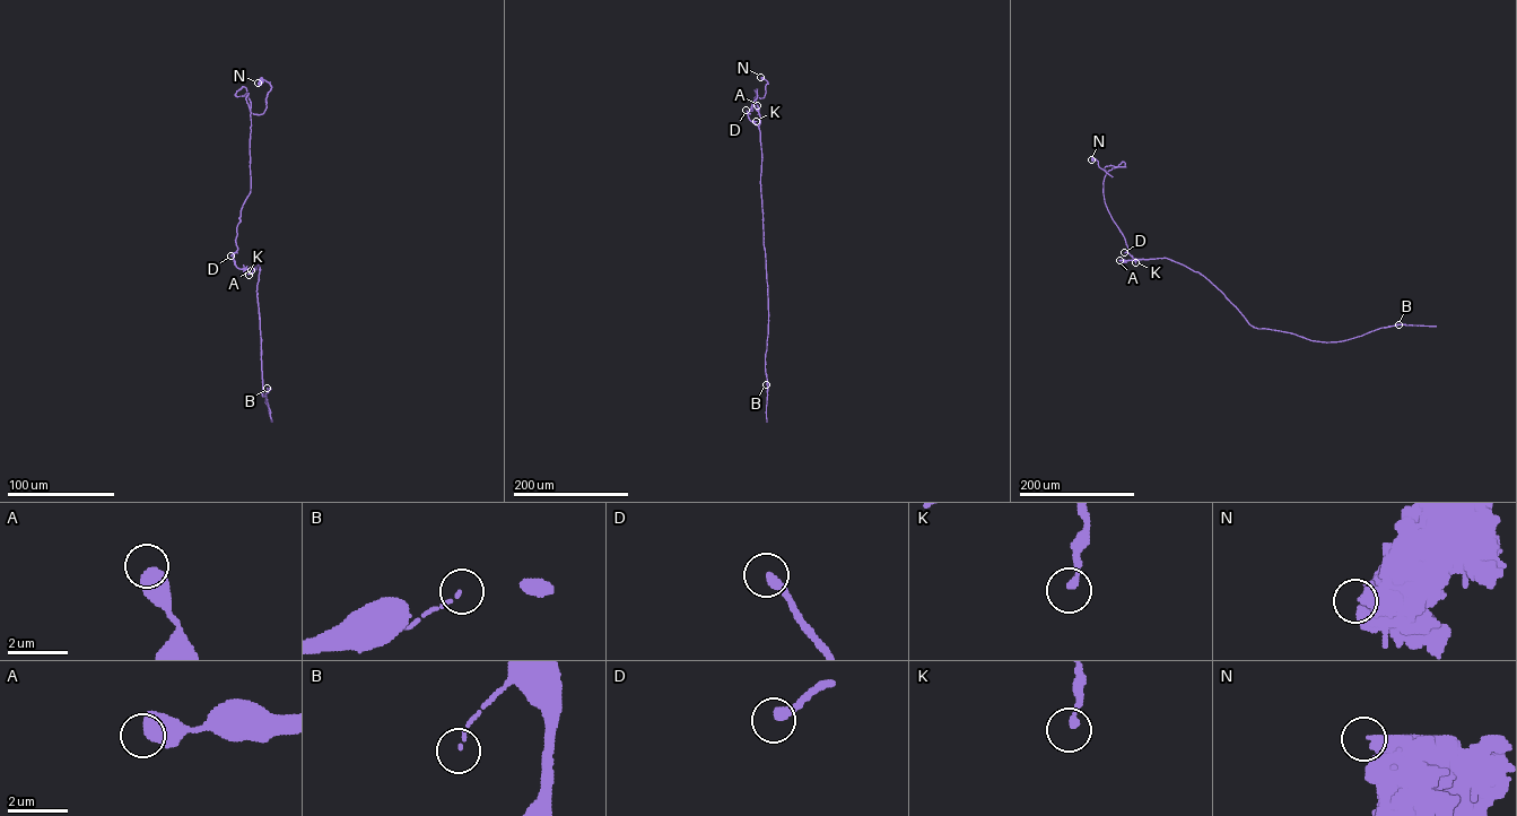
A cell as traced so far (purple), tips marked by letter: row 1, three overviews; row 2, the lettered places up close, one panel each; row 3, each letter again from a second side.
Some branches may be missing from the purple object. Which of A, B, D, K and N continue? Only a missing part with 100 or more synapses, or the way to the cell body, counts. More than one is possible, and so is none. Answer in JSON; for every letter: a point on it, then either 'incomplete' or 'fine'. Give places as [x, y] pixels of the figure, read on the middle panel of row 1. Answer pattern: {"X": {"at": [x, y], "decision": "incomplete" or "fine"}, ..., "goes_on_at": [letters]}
{"A": {"at": [757, 105], "decision": "fine"}, "B": {"at": [766, 384], "decision": "fine"}, "D": {"at": [746, 110], "decision": "fine"}, "K": {"at": [756, 121], "decision": "fine"}, "N": {"at": [760, 77], "decision": "fine"}, "goes_on_at": []}

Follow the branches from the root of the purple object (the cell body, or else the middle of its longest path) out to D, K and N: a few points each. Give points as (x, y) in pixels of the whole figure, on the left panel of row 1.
D: (256, 286), (259, 265), (238, 269), (233, 253), (230, 255)
K: (256, 286), (259, 265), (245, 268), (249, 275)
N: (256, 286), (259, 265), (233, 254), (251, 184), (235, 94), (262, 114), (258, 83)

